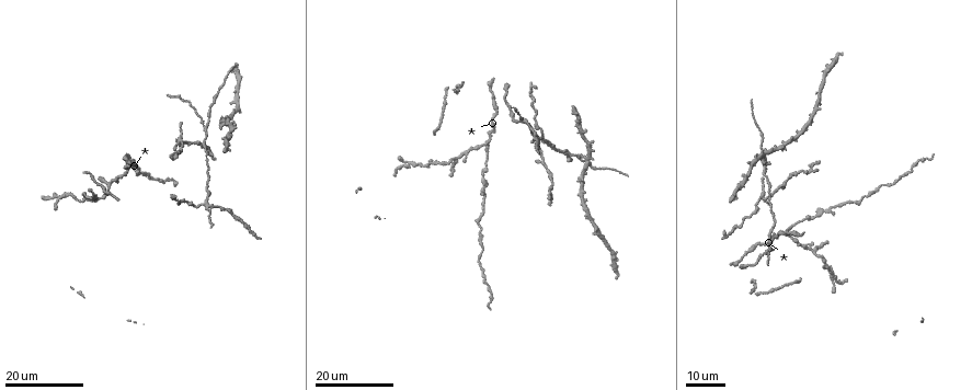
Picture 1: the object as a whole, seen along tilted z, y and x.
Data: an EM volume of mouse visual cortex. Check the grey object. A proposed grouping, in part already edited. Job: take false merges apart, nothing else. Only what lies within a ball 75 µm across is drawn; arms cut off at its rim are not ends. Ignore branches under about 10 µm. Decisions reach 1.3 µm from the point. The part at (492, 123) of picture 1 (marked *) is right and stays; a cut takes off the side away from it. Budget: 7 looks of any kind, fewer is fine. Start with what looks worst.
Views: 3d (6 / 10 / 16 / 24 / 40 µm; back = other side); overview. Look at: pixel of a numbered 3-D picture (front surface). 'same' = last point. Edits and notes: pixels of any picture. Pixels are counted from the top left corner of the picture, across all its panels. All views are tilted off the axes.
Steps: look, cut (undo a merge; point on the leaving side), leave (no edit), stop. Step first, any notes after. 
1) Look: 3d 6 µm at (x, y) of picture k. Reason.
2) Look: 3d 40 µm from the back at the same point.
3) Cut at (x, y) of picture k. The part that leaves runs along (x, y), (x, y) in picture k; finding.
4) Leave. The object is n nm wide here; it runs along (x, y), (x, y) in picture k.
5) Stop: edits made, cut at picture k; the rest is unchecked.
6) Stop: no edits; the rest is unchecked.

Look: 3d 16 µm at (178, 140) of picture 1. Four arms meet.

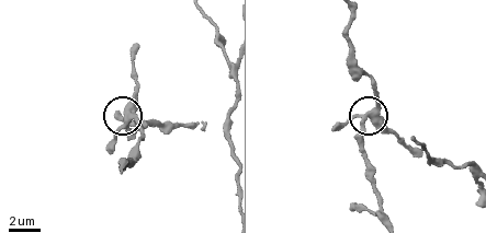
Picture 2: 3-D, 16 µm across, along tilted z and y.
Look: 3d 6 µm at (128, 120) of picture 2. Closer look.

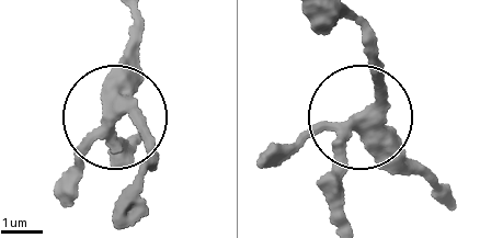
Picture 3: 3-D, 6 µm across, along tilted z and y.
Leave. One neuron here.

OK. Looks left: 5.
Look: 3d 24 µm at (206, 203) of picture 1. Two arms in line, one across.

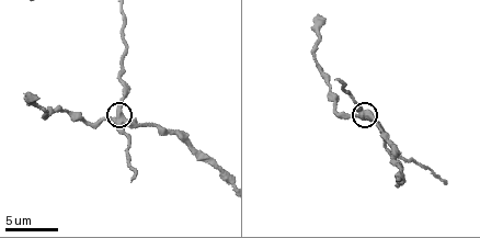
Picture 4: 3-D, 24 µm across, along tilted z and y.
Look: 3d 6 µm at (361, 114) of picture 4.

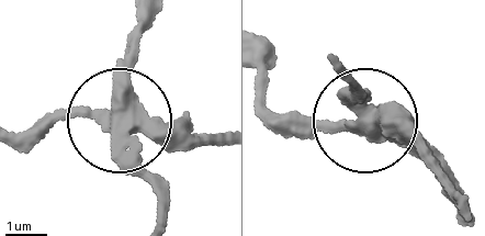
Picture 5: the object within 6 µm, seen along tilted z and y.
Look: 3d 6 µm from the back at (361, 122) of picture 5.

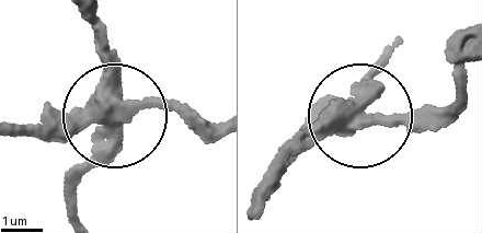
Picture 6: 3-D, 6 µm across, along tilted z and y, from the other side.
Cut at (103, 50) of picture 6. 3 arms meet here; the part that leaves runs along (118, 98), (90, 15) in picture 6; two neurons meet here.

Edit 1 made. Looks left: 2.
Look: 3d 16 µm at (833, 279) of picture 1. Two arms at a narrow angle.

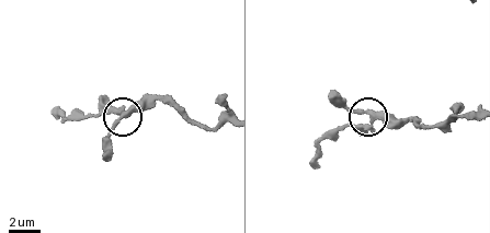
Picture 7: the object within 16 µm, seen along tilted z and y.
Look: 3d 10 µm at (124, 115) of picture 7.

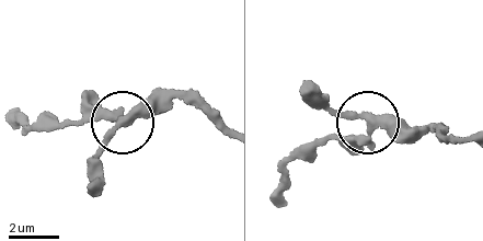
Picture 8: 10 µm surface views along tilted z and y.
Leave. 4 arms meet here; it runs along (468, 138), (374, 127), (348, 151) in picture 8; all the same neuron.

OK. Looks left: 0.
Stop: edits made, cut at picture 6; the rest is unchecked.

